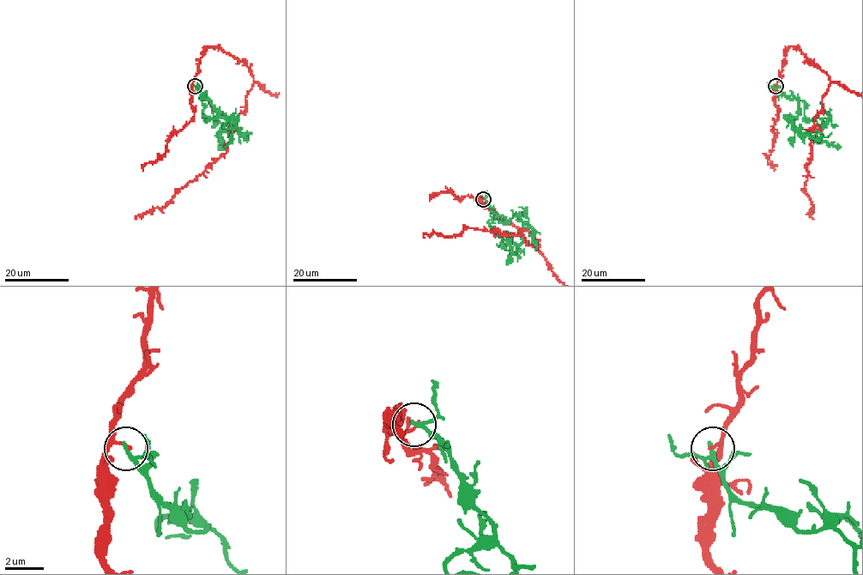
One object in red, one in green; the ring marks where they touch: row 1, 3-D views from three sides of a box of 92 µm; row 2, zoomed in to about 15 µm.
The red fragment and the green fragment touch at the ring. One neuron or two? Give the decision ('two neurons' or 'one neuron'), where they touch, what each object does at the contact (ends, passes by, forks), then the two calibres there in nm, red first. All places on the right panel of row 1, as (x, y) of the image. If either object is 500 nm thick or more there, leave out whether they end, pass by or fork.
two neurons; place (775, 86); red ends; green passes by; calibres 140 and 190 nm

